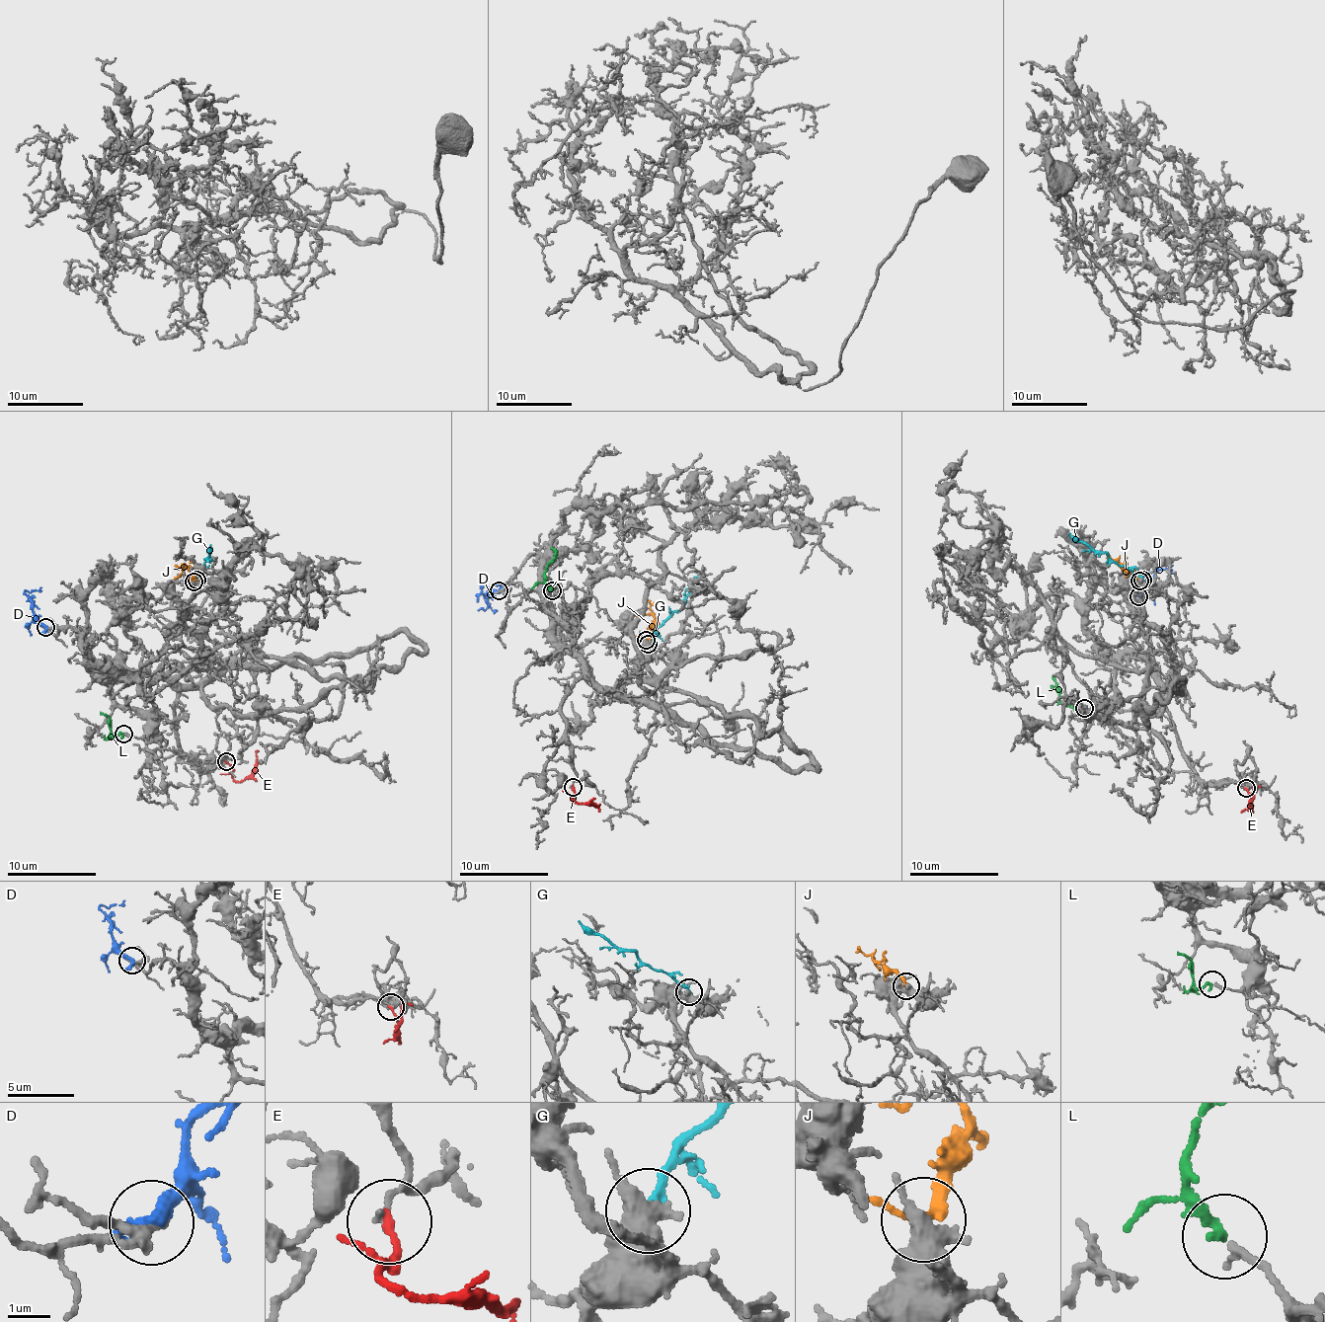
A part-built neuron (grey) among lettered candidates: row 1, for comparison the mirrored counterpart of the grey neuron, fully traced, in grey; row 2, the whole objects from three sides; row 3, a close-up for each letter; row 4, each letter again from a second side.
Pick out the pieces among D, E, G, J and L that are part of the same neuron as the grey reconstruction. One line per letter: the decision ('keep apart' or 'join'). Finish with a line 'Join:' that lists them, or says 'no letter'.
D: keep apart
E: keep apart
G: keep apart
J: keep apart
L: join
Join: L

